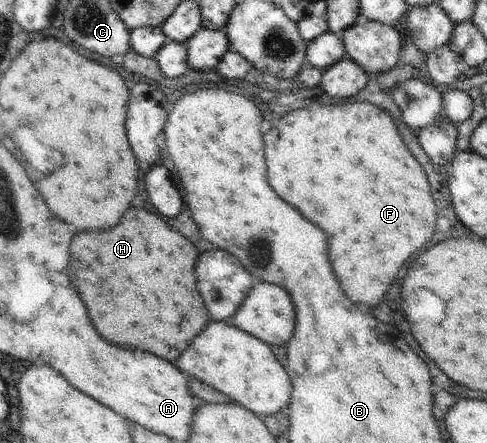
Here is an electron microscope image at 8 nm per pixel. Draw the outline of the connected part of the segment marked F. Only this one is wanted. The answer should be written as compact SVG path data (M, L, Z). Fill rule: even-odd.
M314 103L285 115L263 137L269 185L281 199L327 233L329 261L343 293L347 293L351 301L369 307L379 305L399 267L433 237L436 227L436 203L427 183L428 177L417 159L407 151L397 131L393 117L373 103Z

